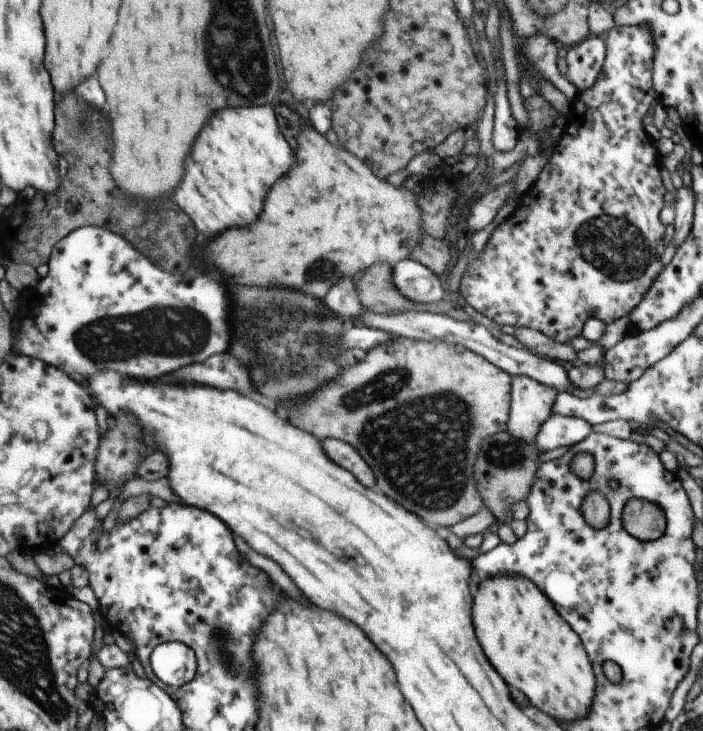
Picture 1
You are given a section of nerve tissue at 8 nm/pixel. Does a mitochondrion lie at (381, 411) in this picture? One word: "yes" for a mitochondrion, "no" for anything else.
yes

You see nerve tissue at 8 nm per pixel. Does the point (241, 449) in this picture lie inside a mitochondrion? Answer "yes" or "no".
no

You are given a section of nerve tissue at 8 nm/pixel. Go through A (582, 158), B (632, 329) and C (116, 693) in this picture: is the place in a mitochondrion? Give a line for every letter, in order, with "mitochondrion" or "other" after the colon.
A: other
B: other
C: other

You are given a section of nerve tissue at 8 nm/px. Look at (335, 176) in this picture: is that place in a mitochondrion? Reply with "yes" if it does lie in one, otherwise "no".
no

